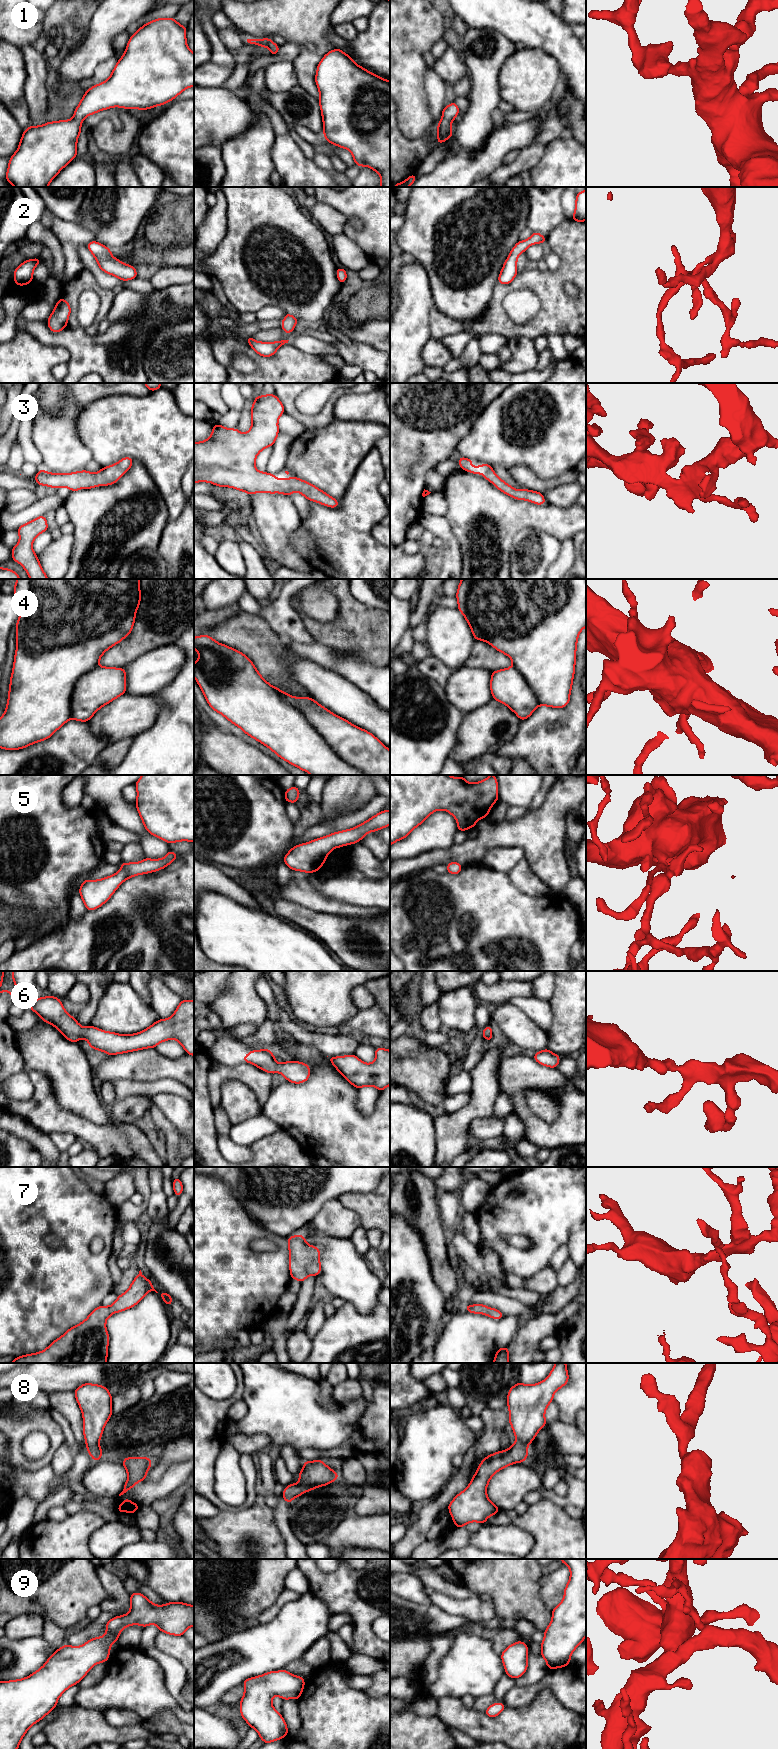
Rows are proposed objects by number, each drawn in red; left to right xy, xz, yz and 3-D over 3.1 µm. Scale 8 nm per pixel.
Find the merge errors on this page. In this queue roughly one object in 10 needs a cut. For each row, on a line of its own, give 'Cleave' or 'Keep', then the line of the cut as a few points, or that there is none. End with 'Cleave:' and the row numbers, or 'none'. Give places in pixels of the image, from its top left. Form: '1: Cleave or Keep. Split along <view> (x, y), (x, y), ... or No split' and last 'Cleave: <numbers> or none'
1: Keep. No split
2: Keep. No split
3: Keep. No split
4: Cleave. Split along xz (273, 687), (285, 701), (303, 714), (341, 758), (365, 774)
5: Keep. No split
6: Keep. No split
7: Keep. No split
8: Keep. No split
9: Keep. No split
Cleave: 4

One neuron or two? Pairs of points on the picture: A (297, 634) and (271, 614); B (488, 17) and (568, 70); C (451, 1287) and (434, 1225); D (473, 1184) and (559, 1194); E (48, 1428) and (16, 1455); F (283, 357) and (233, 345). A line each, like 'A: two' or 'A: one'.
A: one
B: one
C: one
D: two
E: one
F: one

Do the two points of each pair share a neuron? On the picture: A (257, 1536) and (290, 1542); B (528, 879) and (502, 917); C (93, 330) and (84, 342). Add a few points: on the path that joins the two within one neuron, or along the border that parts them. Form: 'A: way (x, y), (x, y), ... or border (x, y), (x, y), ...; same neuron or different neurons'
A: border (274, 1519), (274, 1524), (283, 1539), (285, 1548); different neurons
B: border (507, 873), (510, 881), (522, 892), (542, 898); different neurons
C: border (83, 329), (90, 335), (98, 334); different neurons

